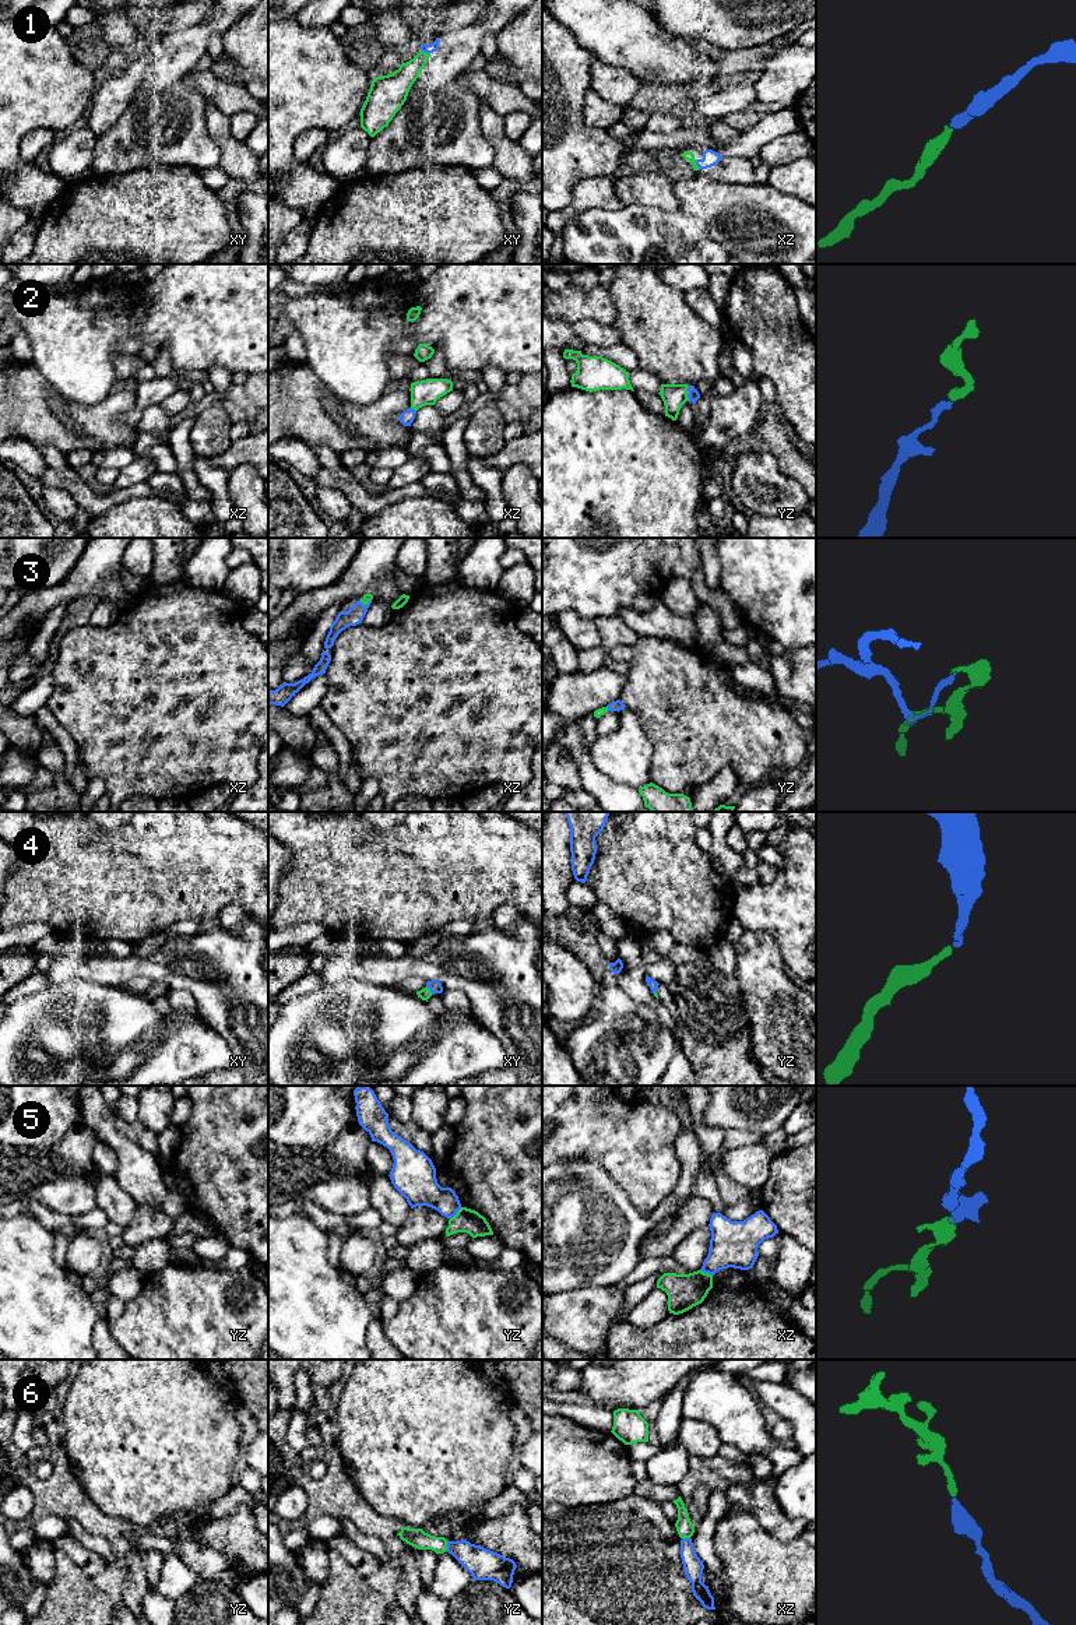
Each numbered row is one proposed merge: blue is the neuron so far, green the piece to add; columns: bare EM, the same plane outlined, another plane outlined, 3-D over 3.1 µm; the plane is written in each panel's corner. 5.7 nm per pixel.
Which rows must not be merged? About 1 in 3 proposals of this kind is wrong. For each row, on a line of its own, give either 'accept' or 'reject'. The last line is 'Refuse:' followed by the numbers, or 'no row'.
1: accept
2: accept
3: accept
4: accept
5: reject
6: accept
Refuse: 5

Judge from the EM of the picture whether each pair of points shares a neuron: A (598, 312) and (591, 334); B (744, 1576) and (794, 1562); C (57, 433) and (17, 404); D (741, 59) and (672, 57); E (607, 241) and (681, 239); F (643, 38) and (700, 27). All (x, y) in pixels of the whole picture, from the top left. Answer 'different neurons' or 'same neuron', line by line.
A: different neurons
B: same neuron
C: same neuron
D: different neurons
E: same neuron
F: different neurons

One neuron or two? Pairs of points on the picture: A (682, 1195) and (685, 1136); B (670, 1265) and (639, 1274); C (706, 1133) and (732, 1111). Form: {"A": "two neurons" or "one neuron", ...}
{"A": "one neuron", "B": "one neuron", "C": "two neurons"}

